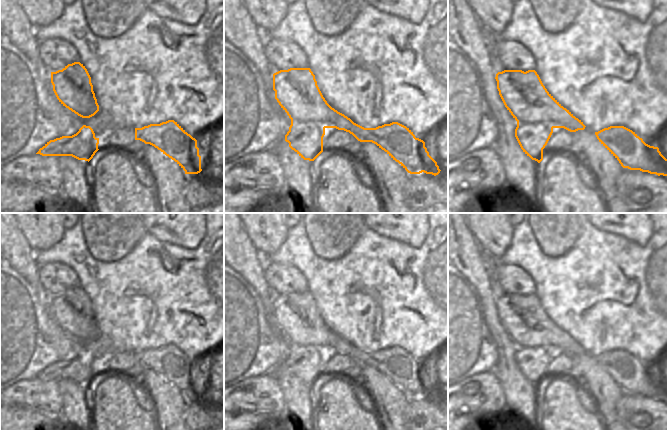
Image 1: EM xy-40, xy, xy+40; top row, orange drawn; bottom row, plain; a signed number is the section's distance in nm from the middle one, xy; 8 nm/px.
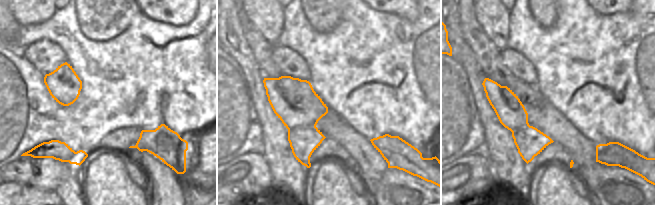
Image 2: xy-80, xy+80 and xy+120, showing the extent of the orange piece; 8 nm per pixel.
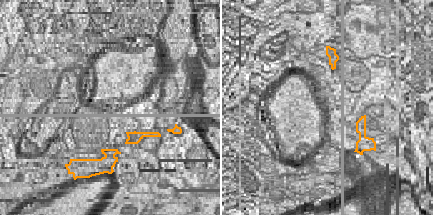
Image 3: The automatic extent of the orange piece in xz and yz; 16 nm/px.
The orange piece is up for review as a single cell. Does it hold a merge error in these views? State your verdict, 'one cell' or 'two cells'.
two cells

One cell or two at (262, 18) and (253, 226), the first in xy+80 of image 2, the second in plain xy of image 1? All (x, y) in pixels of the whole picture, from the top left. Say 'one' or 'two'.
one

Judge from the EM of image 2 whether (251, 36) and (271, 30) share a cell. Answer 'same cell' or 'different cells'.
different cells

